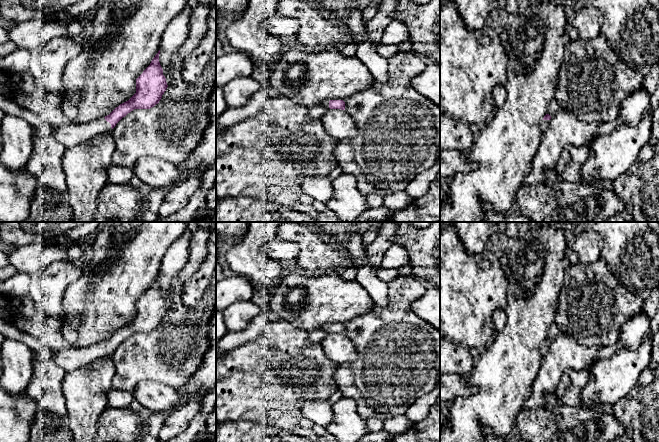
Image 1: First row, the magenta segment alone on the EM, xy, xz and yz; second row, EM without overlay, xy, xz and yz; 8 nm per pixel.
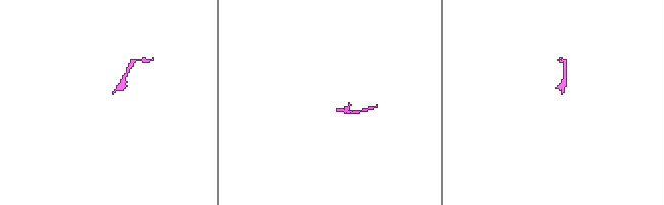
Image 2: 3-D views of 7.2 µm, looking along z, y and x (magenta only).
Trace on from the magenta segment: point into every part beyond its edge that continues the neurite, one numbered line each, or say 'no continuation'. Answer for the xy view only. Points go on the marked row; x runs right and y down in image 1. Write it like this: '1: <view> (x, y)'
1: xy (70, 135)

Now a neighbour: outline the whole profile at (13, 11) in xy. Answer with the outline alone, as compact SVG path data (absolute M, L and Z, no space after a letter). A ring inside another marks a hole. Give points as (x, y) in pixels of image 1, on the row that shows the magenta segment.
M0 0L2 22L67 21L92 14L101 0Z

